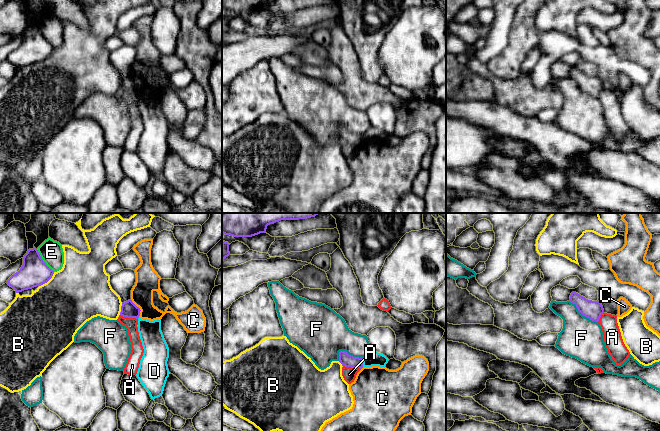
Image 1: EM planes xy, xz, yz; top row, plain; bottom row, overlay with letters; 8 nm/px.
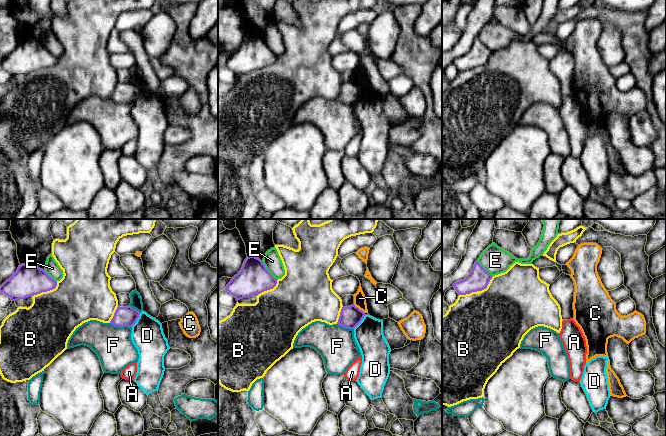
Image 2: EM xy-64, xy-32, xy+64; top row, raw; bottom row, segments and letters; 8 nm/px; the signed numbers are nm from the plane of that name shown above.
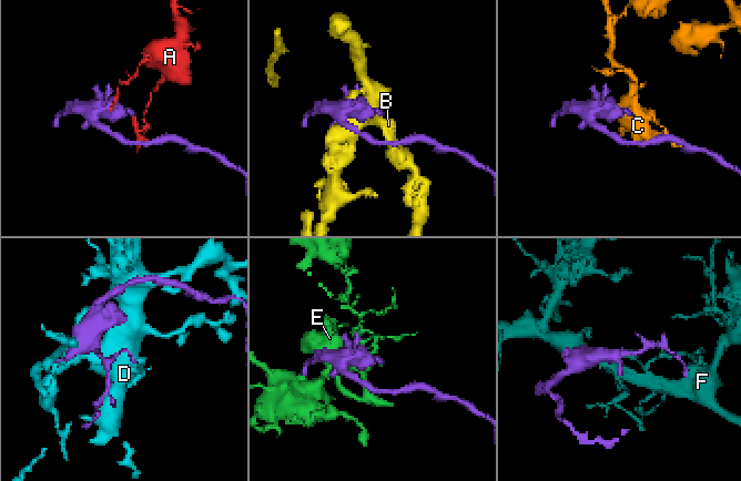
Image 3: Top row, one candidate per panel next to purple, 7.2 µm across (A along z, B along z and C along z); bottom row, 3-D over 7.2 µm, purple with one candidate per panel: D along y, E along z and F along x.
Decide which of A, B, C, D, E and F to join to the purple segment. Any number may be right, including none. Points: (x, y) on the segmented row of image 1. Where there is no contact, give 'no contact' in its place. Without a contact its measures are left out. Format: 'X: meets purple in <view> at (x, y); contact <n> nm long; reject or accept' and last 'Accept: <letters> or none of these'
A: meets purple in xy at (129, 317); contact 150 nm long; reject
B: meets purple in xy at (47, 281); contact 170 nm long; reject
C: meets purple in xy at (139, 308); contact 170 nm long; reject
D: meets purple in xz at (362, 362); contact 70 nm long; reject
E: meets purple in xy at (43, 261); contact 240 nm long; reject
F: meets purple in xz at (350, 355); contact 200 nm long; reject
Accept: none of these

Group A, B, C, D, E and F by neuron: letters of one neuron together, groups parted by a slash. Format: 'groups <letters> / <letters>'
groups A / B / C / D / E / F

